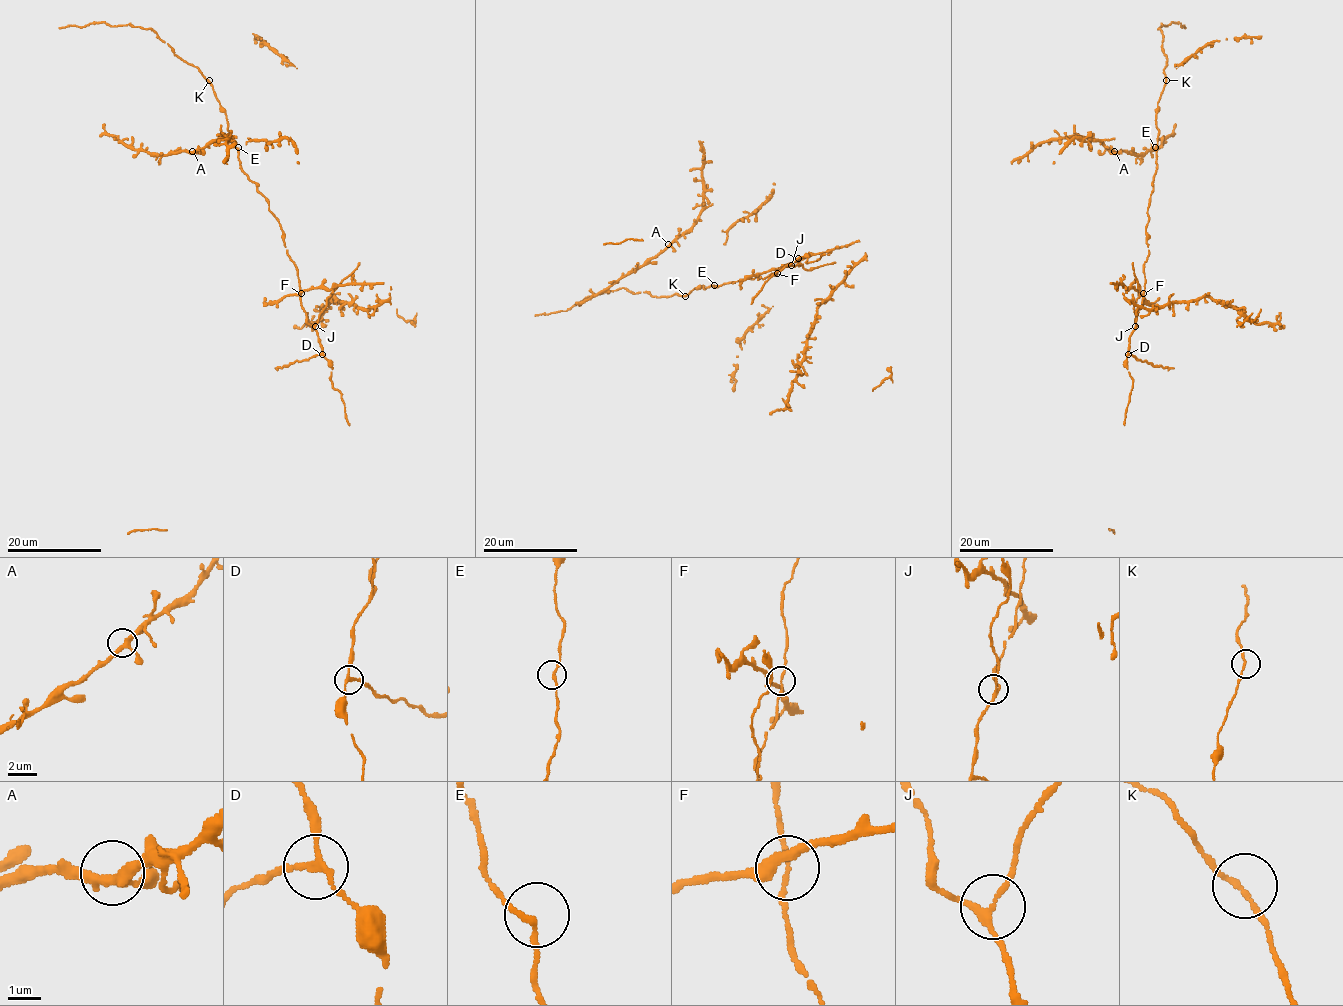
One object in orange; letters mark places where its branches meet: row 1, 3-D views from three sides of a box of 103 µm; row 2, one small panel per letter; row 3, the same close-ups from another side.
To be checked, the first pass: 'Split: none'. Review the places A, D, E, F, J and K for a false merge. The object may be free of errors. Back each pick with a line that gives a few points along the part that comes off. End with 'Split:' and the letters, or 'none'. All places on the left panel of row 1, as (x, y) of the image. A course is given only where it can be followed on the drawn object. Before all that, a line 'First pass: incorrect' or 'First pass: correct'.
First pass: incorrect
D: Course of the part to remove: (322, 354), (275, 368)
Split: D

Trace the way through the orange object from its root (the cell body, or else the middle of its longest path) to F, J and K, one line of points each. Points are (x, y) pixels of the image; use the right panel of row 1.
F: (1145, 261), (1143, 294)
J: (1145, 261), (1142, 307), (1135, 326)
K: (1145, 261), (1149, 256), (1145, 231), (1149, 222), (1148, 206), (1157, 169), (1156, 109), (1166, 80)

